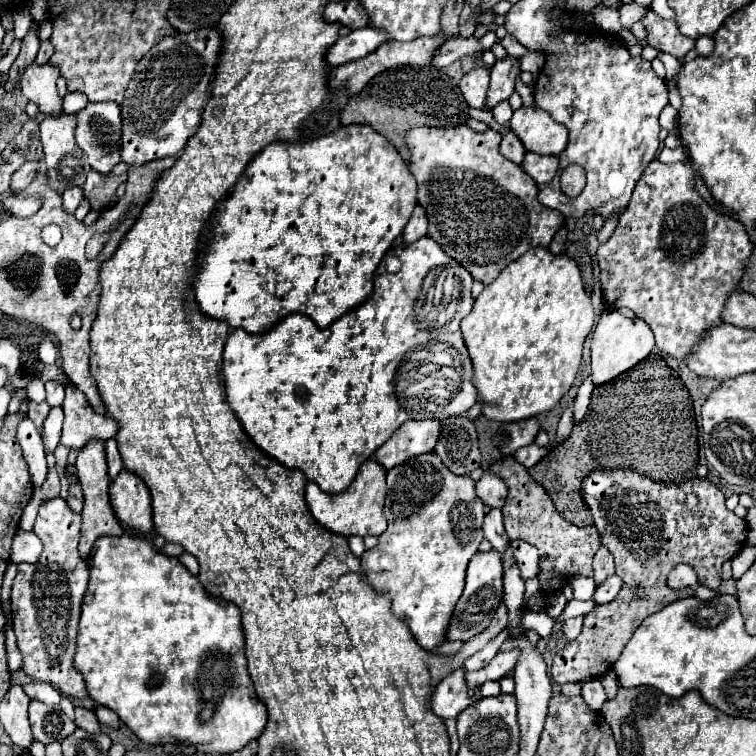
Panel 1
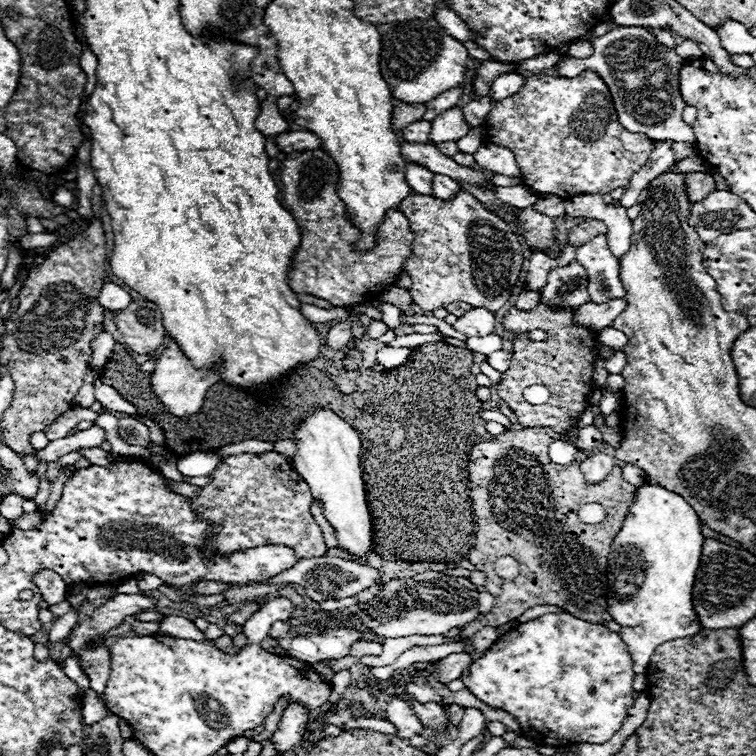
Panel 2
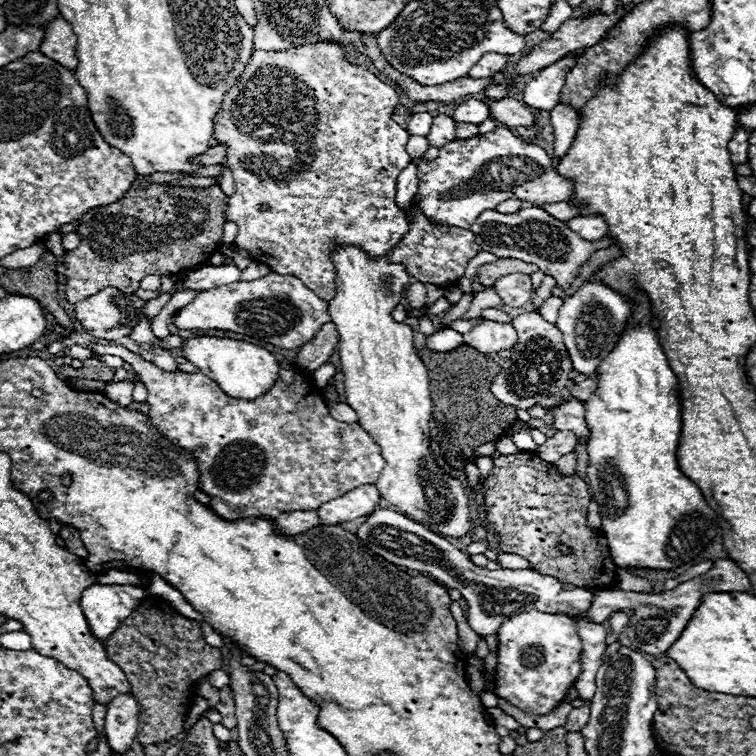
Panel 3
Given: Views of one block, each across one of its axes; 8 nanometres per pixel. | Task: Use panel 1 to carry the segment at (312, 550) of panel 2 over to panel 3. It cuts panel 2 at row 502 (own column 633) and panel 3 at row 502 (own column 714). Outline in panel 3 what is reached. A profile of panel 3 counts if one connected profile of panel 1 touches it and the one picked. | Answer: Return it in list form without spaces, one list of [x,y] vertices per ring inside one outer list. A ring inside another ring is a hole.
[[[92,344],[90,348],[98,354],[120,356],[124,362],[132,364],[138,378],[148,388],[146,404],[150,408],[150,422],[172,444],[194,452],[200,470],[200,490],[212,496],[210,508],[226,520],[240,520],[250,516],[276,518],[278,514],[290,510],[318,510],[324,502],[338,498],[340,494],[350,492],[356,486],[374,484],[384,468],[380,448],[362,430],[362,426],[334,420],[328,414],[326,402],[314,378],[294,368],[288,360],[278,362],[278,382],[274,382],[274,386],[266,394],[262,394],[262,398],[242,400],[224,394],[220,386],[202,372],[162,372],[154,364],[138,358],[122,346]]]

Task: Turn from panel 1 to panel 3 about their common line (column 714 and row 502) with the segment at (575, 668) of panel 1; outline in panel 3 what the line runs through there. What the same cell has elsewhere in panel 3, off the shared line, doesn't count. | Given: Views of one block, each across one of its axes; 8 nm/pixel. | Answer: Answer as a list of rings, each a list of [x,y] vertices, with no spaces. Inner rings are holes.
[[[518,452],[512,456],[494,458],[492,476],[484,482],[484,498],[486,498],[486,518],[488,528],[500,536],[500,550],[508,554],[518,554],[526,558],[534,570],[542,574],[550,574],[564,584],[574,584],[580,588],[608,588],[616,584],[616,564],[610,556],[606,538],[586,526],[586,512],[590,504],[588,484],[580,480],[576,474],[570,478],[562,478],[554,464],[544,462],[536,454]],[[556,544],[566,544],[572,552],[564,554],[556,548]]]

